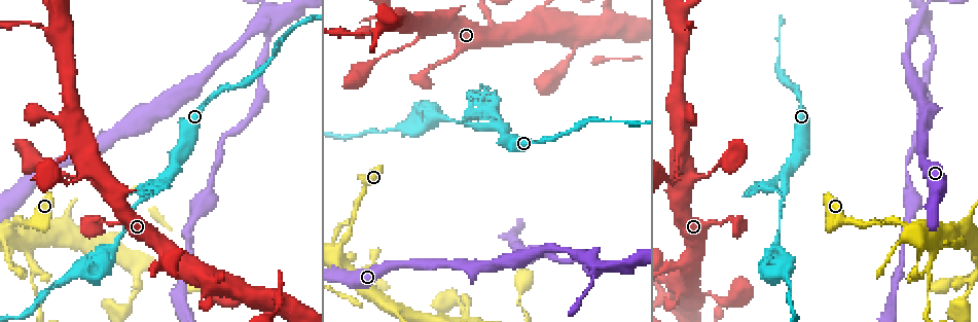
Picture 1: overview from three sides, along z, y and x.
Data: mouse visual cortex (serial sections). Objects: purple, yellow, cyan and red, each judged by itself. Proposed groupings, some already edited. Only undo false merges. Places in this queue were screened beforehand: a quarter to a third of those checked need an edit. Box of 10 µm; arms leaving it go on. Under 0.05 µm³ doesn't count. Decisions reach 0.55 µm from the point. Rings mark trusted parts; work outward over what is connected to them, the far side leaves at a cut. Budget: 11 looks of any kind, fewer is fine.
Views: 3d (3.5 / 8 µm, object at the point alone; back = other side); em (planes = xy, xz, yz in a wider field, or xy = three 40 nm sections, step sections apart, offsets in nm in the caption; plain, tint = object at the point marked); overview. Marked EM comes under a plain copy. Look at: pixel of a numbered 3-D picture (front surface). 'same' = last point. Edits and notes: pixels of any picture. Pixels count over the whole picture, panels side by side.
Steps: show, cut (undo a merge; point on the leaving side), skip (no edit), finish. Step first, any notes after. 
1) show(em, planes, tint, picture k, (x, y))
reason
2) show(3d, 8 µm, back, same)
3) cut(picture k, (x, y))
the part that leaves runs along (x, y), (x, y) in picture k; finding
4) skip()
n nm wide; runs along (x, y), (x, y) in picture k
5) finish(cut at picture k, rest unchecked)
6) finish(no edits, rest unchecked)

show(3d, 3.5 µm, picture 1, (783, 173))
four or more arms meet

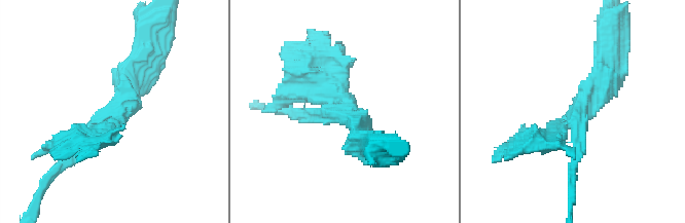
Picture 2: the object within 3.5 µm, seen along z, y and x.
show(em, xy, step 3, tint, picture 2, (341, 113))
4 arms; arms of 200, 200, 200, 400 nm

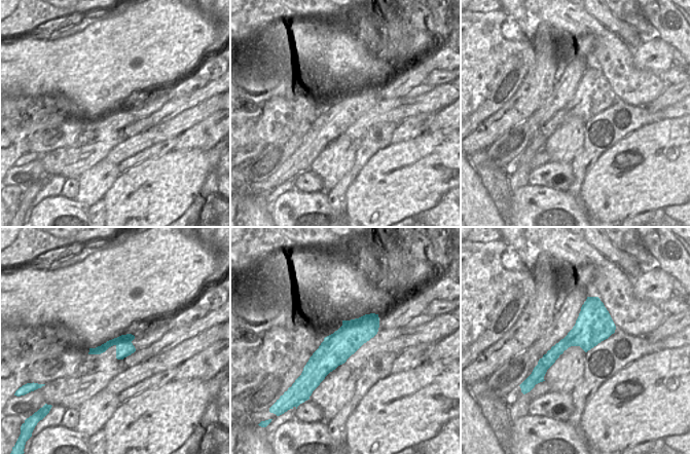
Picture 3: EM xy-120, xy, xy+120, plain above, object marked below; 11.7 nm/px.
skip()
runs along (375, 316), (318, 366), (310, 368) in picture 3; one cell here

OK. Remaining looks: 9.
show(3d, 3.5 µm, picture 1, (111, 251))
three-way junction

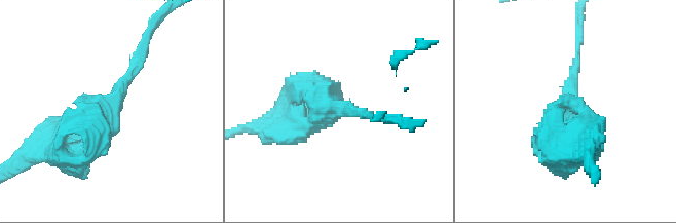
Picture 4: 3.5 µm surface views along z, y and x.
show(em, xy, step 5, tint, picture 4, (110, 107))
need the tissue

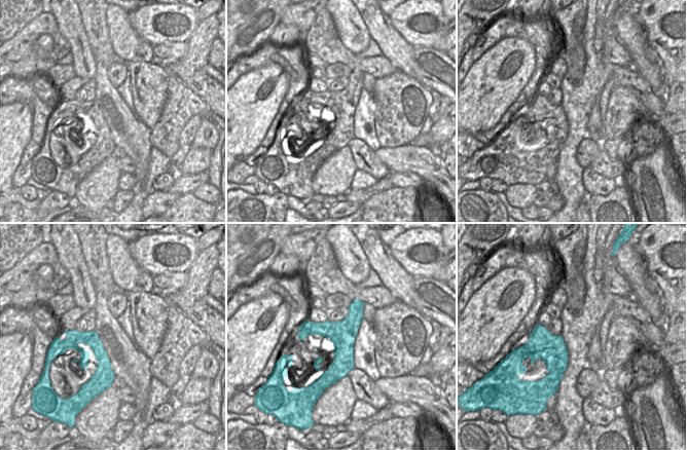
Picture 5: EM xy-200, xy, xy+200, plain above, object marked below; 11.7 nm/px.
skip()
one cell here

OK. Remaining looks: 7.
show(3d, 8 µm, back, picture 1, (342, 246))
three-way junction

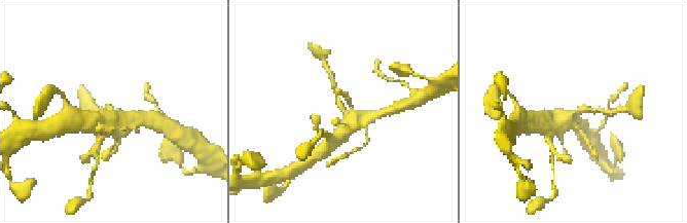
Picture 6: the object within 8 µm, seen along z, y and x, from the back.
show(3d, 3.5 µm, same)
closer look

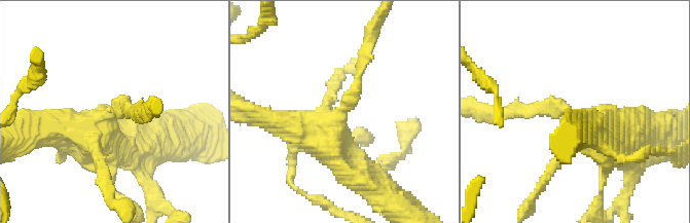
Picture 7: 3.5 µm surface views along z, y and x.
skip()
runs along (510, 109), (564, 106), (618, 147) in picture 7; all the same cell

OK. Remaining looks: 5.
show(3d, 3.5 µm, picture 1, (214, 283))
sudden change in width

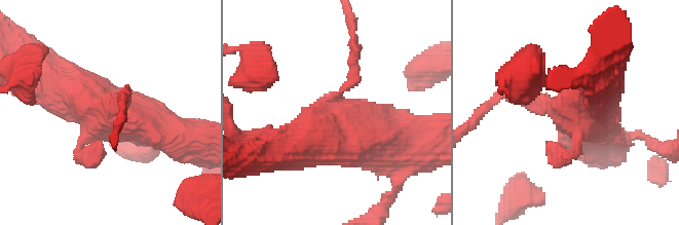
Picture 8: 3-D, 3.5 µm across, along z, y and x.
show(em, xy, step 3, tint, picture 8, (340, 114))
shape alone is not enough

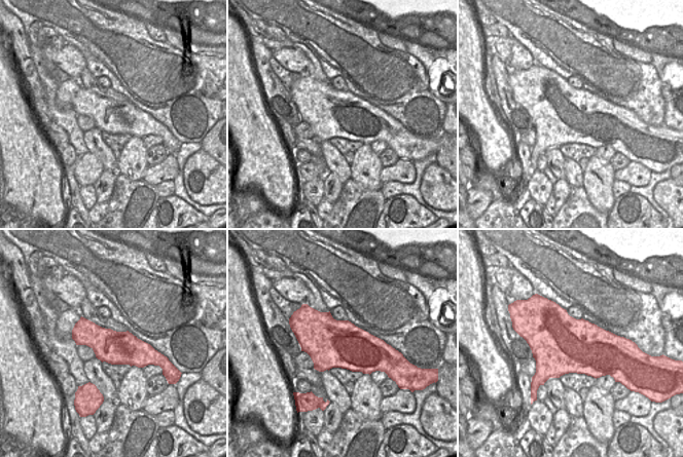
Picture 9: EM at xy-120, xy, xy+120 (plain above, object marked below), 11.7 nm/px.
show(em, xy, step 1, tint, same)

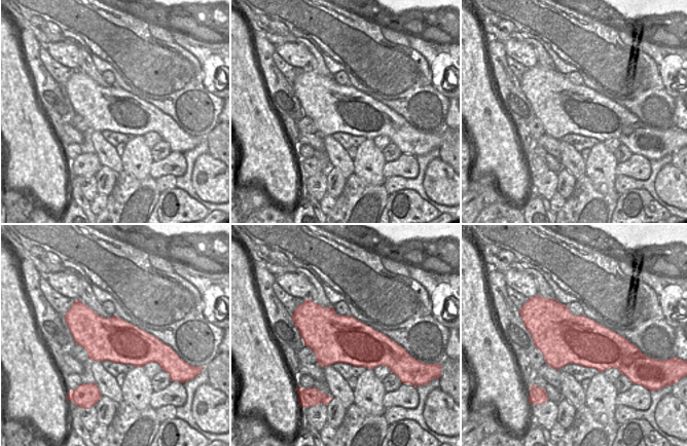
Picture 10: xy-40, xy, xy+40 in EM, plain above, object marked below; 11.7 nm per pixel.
skip()
550 nm wide; runs along (52, 81), (115, 116), (176, 133) in picture 8; one cell here

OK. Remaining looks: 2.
finish(no edits, rest unchecked)

